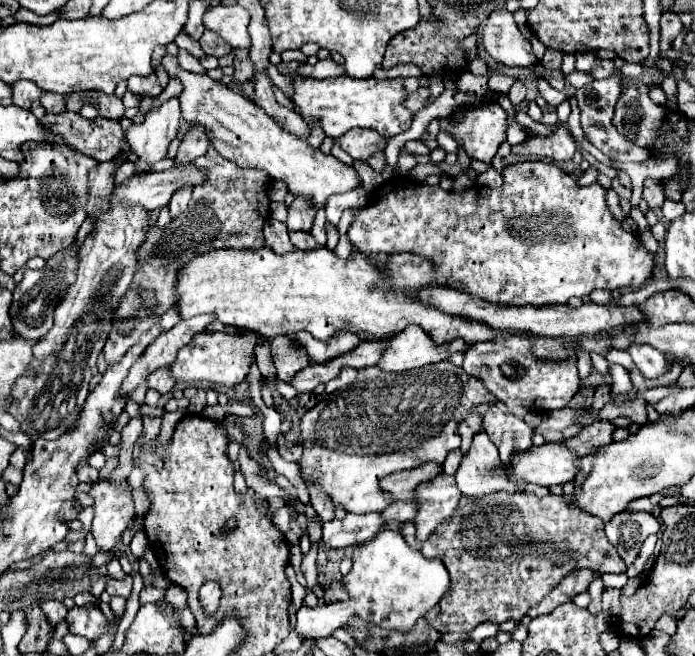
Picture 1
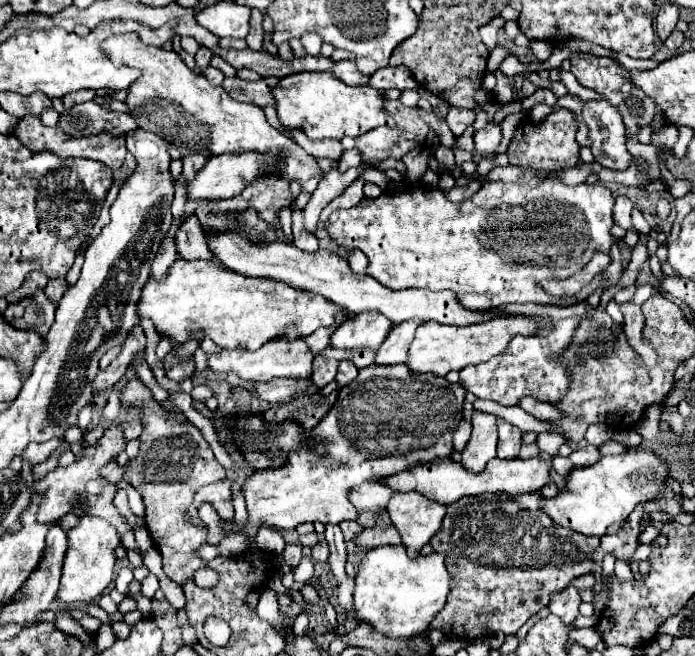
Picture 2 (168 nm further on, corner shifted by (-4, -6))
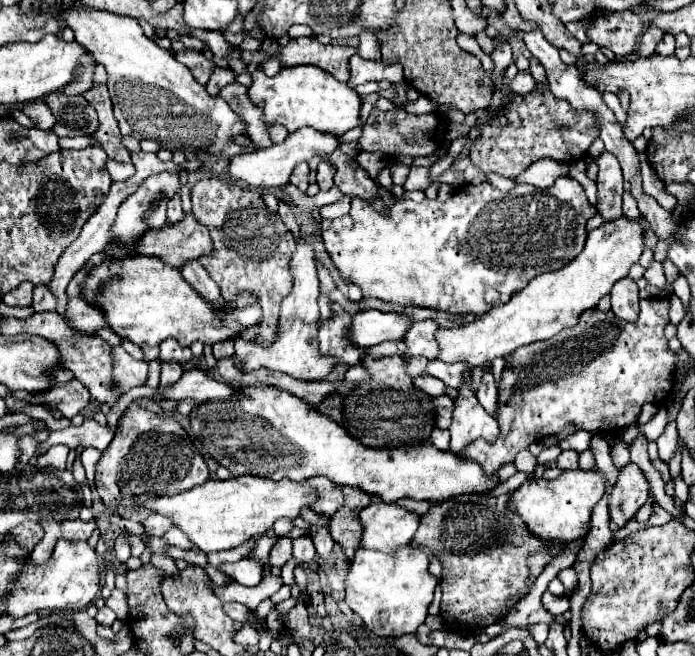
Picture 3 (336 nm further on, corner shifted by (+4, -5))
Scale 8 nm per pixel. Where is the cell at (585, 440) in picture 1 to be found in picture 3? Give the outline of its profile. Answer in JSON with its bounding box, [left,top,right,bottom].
[556,450,578,470]

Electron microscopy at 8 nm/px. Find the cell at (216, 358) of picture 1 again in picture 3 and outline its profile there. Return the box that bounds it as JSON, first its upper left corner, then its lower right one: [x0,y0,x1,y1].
[236,234,338,380]

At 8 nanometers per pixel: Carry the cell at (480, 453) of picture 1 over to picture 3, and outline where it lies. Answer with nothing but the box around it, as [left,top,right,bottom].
[450,384,500,454]

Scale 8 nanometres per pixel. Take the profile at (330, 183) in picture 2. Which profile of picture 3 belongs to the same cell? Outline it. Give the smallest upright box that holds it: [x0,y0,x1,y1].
[316,158,336,190]

